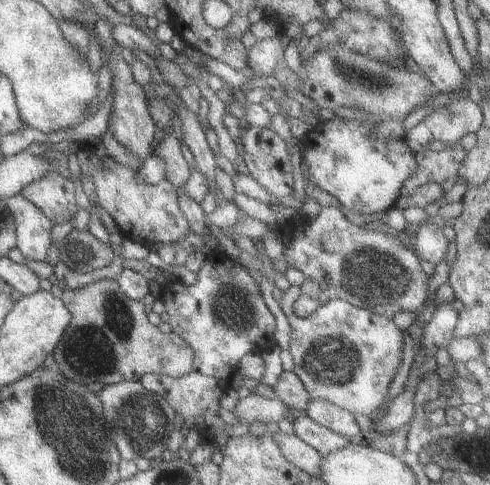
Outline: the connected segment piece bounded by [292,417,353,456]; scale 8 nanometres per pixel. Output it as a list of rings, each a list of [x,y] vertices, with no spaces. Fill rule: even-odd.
[[[296,418],[293,424],[293,435],[299,438],[306,446],[317,450],[322,456],[340,450],[353,442],[319,424],[313,423],[309,418]]]

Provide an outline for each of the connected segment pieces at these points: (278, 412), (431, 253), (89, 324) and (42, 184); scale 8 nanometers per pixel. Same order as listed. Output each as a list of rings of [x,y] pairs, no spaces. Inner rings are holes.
[[[250,393],[241,398],[233,408],[232,414],[238,419],[238,423],[254,421],[263,423],[281,421],[286,418],[289,407],[283,405],[275,396],[273,398],[262,398],[256,393]]]
[[[422,224],[415,229],[412,238],[412,252],[419,261],[429,262],[433,266],[442,264],[446,254],[448,240],[433,225]]]
[[[97,280],[80,289],[62,292],[62,304],[70,313],[70,322],[50,353],[53,356],[52,367],[61,377],[83,386],[95,383],[109,385],[120,381],[139,381],[146,373],[177,377],[189,371],[192,360],[190,349],[176,335],[161,333],[149,324],[142,302],[128,300],[117,289],[114,280]]]
[[[50,171],[26,185],[18,194],[30,204],[33,204],[47,221],[50,221],[53,225],[61,224],[71,221],[71,218],[79,210],[75,202],[75,184],[72,181],[63,177],[62,172]]]

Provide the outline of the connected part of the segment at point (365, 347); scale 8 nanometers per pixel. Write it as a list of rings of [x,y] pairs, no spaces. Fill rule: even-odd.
[[[290,286],[281,296],[279,307],[289,323],[289,354],[293,359],[292,372],[299,378],[310,401],[321,400],[355,416],[365,416],[371,423],[382,418],[386,410],[385,396],[389,383],[393,380],[401,362],[403,334],[391,319],[378,313],[361,309],[342,299],[327,300],[317,306],[308,316],[295,317],[292,314],[292,303],[300,294],[299,287]]]

